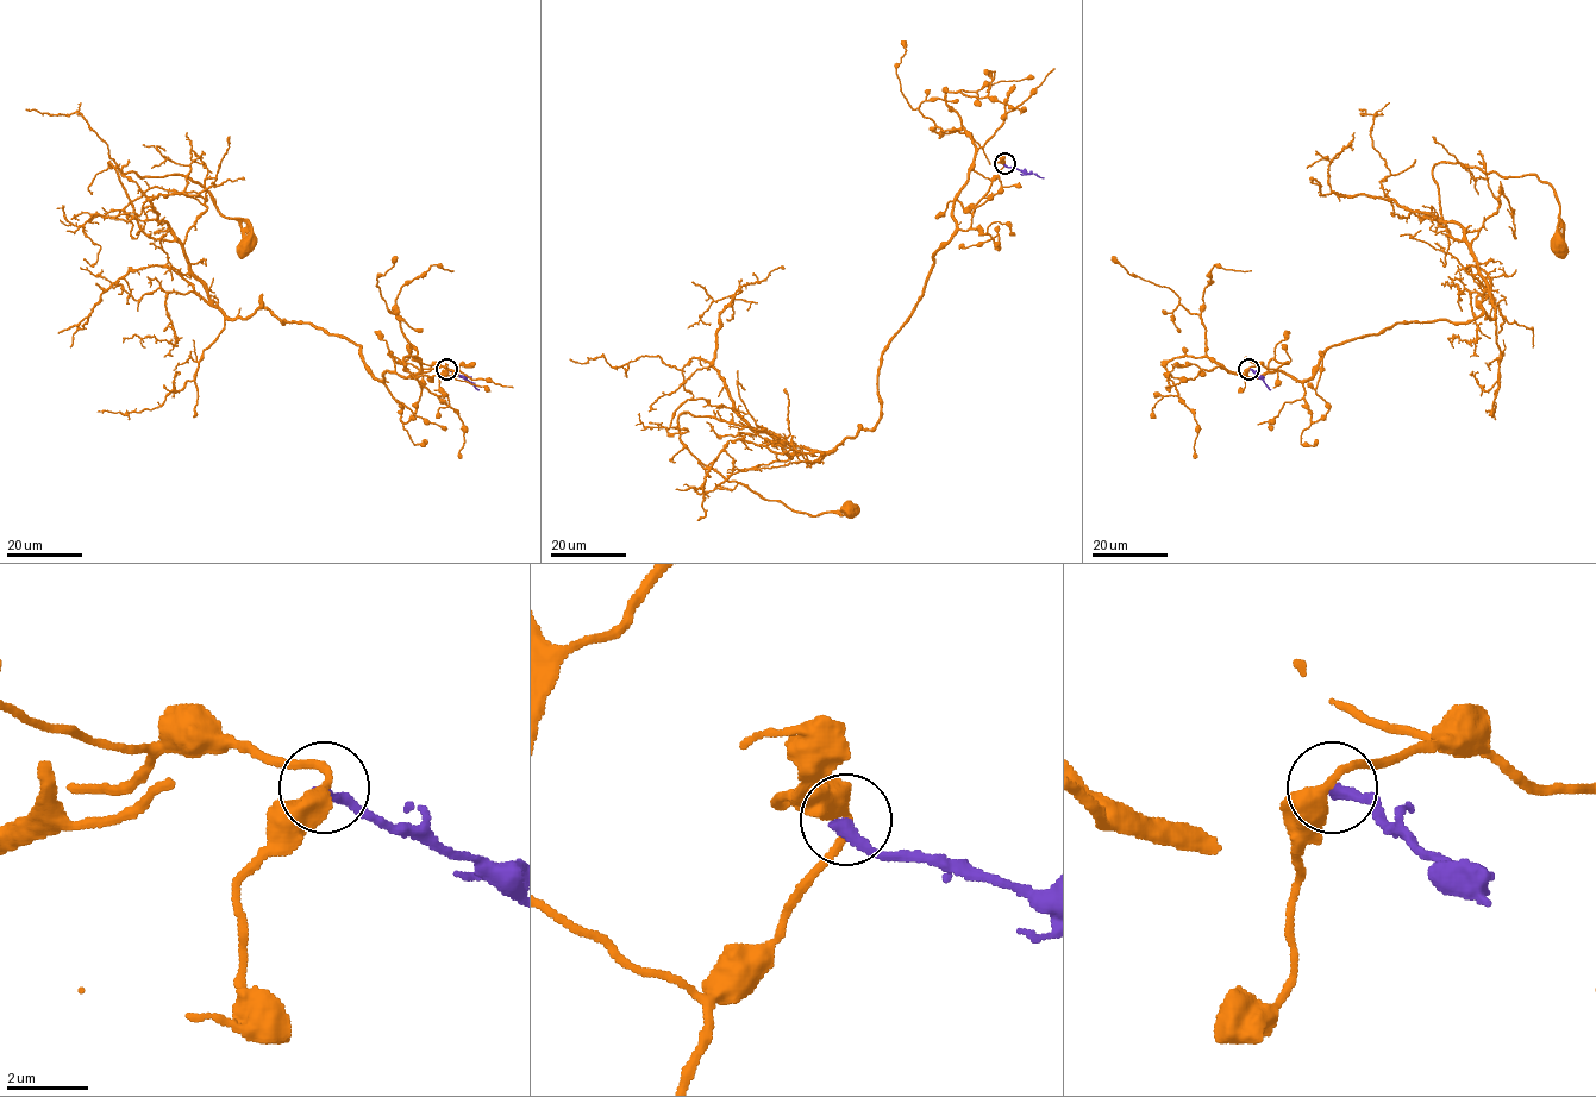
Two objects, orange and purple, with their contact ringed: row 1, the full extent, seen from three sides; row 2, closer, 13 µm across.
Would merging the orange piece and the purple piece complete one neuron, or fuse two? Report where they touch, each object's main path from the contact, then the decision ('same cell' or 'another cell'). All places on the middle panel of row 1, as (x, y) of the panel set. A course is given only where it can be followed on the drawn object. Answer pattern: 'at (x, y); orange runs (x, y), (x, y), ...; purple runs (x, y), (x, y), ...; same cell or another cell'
at (1005, 163); orange runs (1005, 164), (971, 208), (957, 194), (871, 430), (814, 451), (678, 417), (728, 481), (852, 508); purple runs (1005, 164), (1043, 177); another cell

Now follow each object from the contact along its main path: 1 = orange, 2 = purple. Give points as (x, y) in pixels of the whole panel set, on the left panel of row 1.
1: (446, 369), (394, 358), (380, 380), (343, 336), (230, 318), (107, 163), (191, 177), (249, 246)
2: (446, 369), (463, 375), (479, 389)

